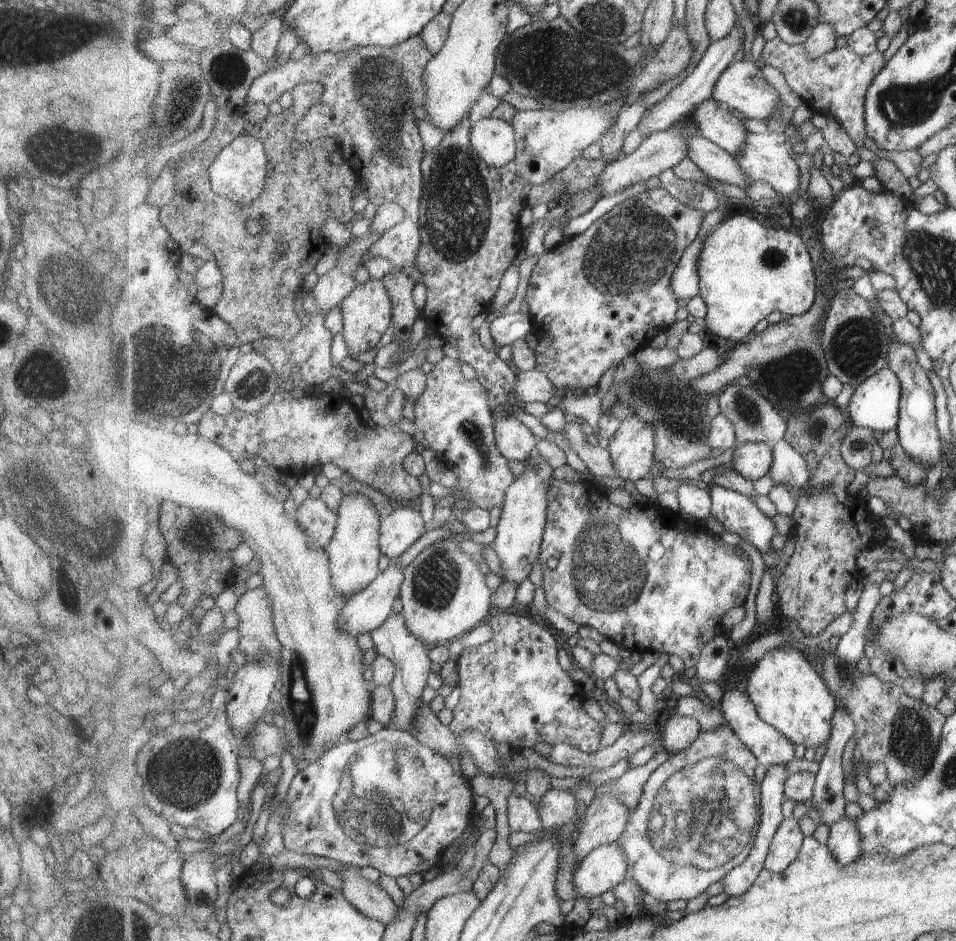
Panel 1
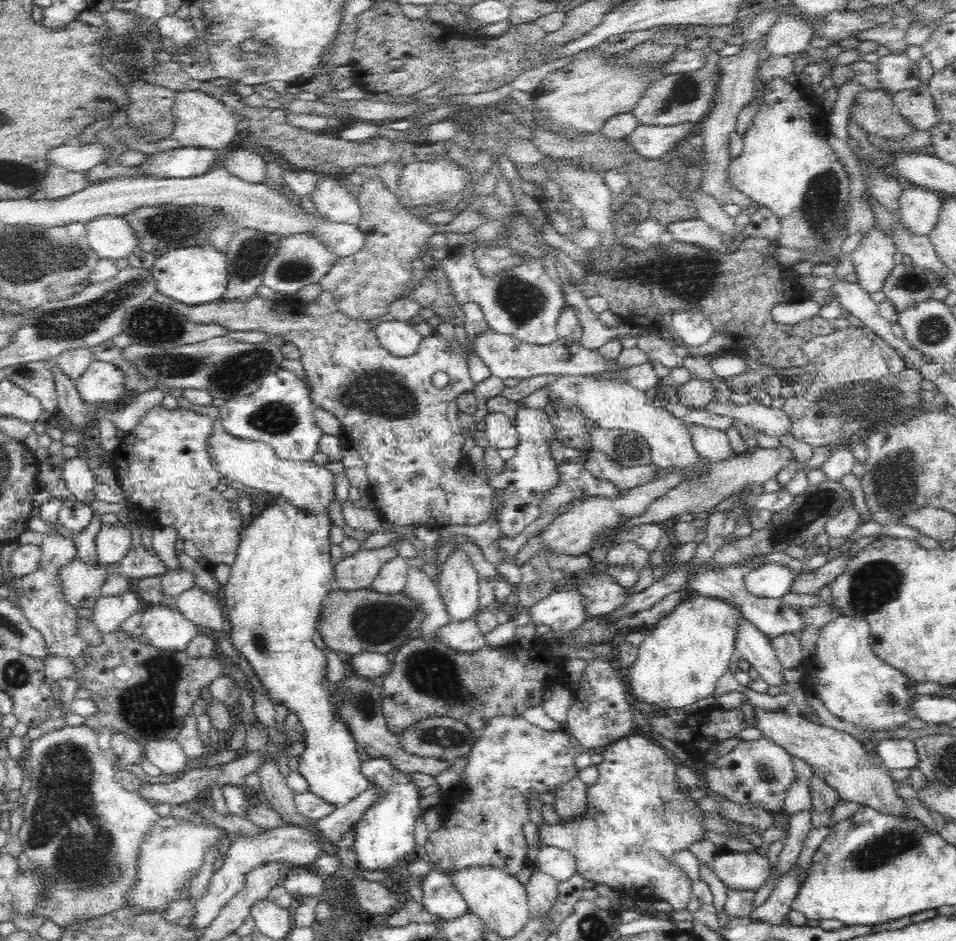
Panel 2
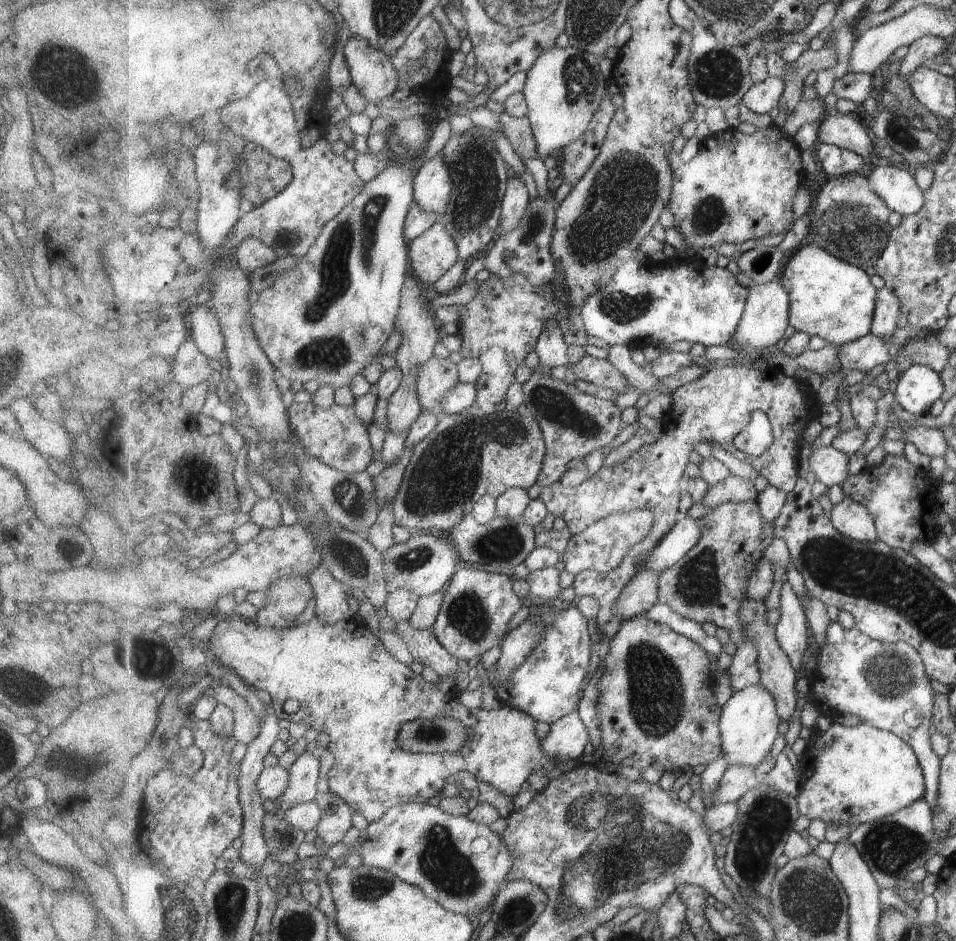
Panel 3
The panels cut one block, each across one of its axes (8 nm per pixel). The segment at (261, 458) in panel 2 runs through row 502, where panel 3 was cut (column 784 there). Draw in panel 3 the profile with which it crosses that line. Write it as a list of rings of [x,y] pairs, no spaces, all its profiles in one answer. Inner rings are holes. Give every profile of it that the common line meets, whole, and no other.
[[[775,280],[775,282],[767,282],[767,284],[757,284],[750,289],[744,319],[741,320],[739,332],[733,340],[738,345],[737,350],[741,352],[747,352],[742,348],[747,344],[755,346],[755,350],[770,349],[785,336],[785,330],[790,325],[792,297],[782,282]]]

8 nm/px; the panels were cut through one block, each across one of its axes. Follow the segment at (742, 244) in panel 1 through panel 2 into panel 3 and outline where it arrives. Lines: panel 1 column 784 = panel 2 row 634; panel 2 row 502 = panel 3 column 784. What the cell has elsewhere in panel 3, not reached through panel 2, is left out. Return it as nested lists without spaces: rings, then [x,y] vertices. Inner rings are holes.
[[[817,243],[804,244],[788,260],[781,282],[791,294],[790,325],[795,331],[819,336],[836,346],[859,340],[872,332],[874,313],[880,290],[873,286],[870,274],[863,268],[845,262],[827,252]]]

